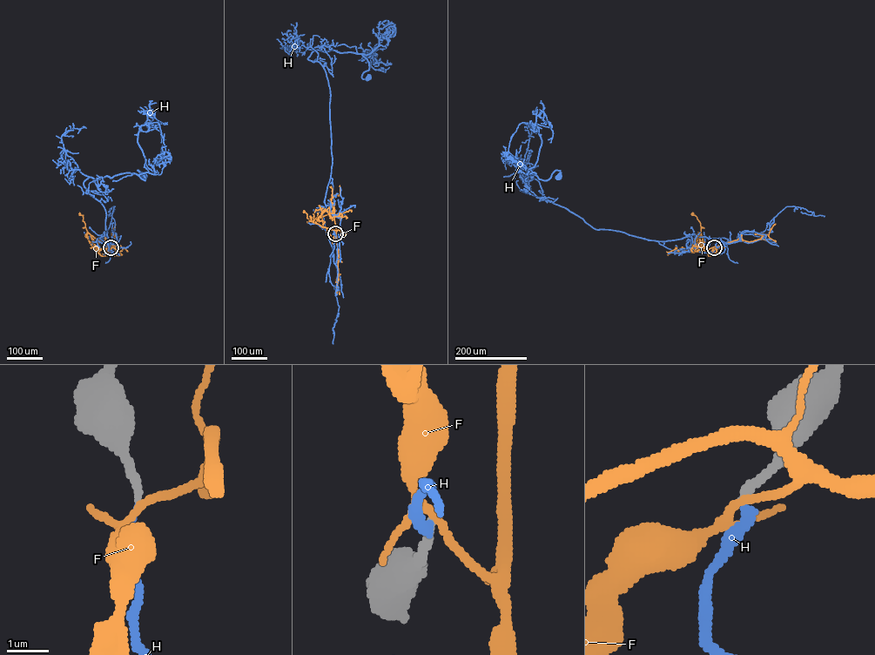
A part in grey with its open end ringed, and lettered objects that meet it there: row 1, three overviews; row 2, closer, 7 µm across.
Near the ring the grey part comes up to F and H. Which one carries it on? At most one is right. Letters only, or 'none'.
H

